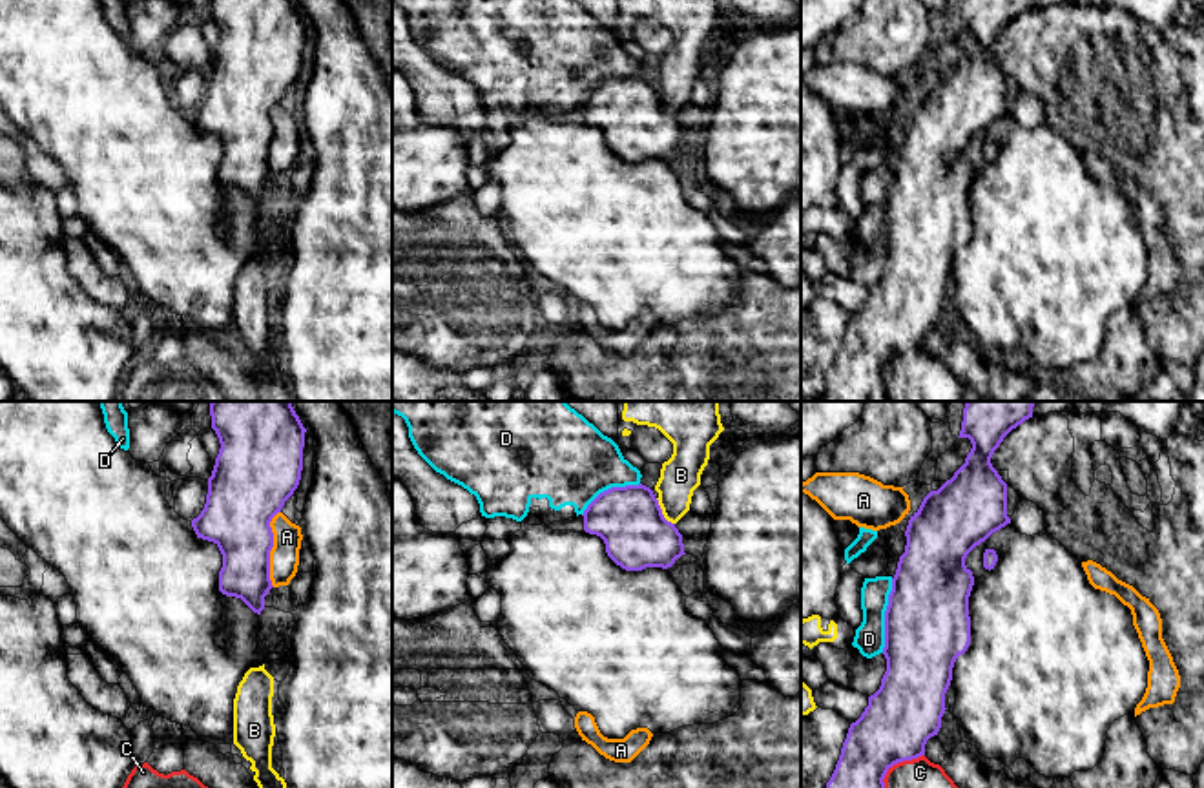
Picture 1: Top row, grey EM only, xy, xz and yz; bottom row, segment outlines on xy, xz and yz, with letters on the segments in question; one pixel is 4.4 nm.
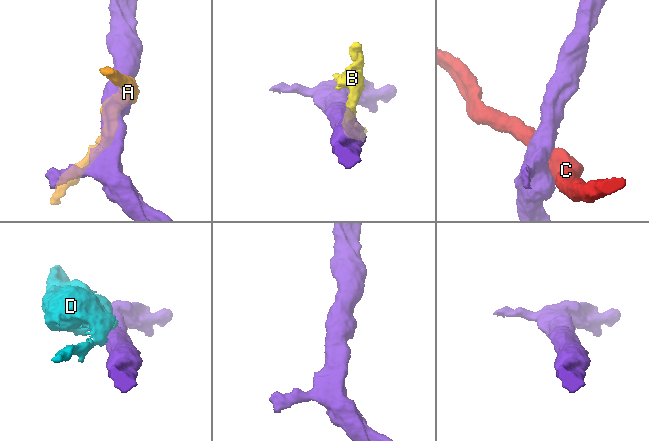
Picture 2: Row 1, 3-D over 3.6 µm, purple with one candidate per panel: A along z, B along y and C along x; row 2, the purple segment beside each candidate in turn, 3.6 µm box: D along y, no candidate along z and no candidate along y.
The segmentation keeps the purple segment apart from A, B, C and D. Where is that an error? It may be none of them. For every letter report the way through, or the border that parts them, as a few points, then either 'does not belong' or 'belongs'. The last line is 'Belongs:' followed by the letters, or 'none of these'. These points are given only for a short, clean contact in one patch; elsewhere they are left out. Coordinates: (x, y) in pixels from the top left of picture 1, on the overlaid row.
A: does not belong
B: border along xz (655, 498), (661, 513), (674, 524); does not belong
C: does not belong
D: does not belong
Belongs: none of these

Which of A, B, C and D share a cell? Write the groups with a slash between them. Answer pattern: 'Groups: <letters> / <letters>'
Groups: A / B / C / D

